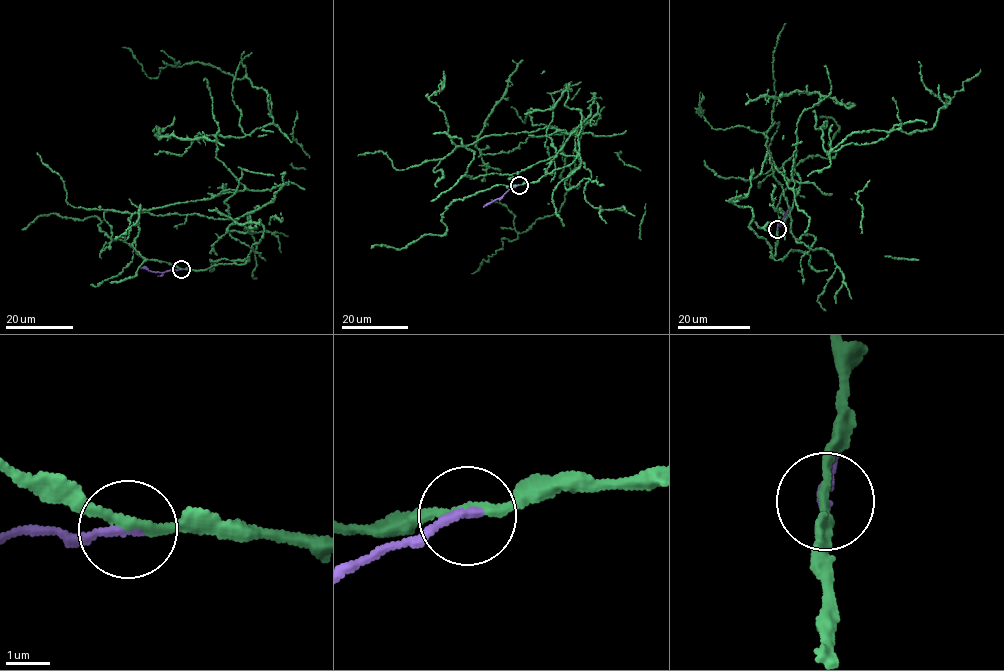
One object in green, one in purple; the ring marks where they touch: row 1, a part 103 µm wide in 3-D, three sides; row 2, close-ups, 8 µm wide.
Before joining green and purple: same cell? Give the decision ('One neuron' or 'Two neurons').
Two neurons

